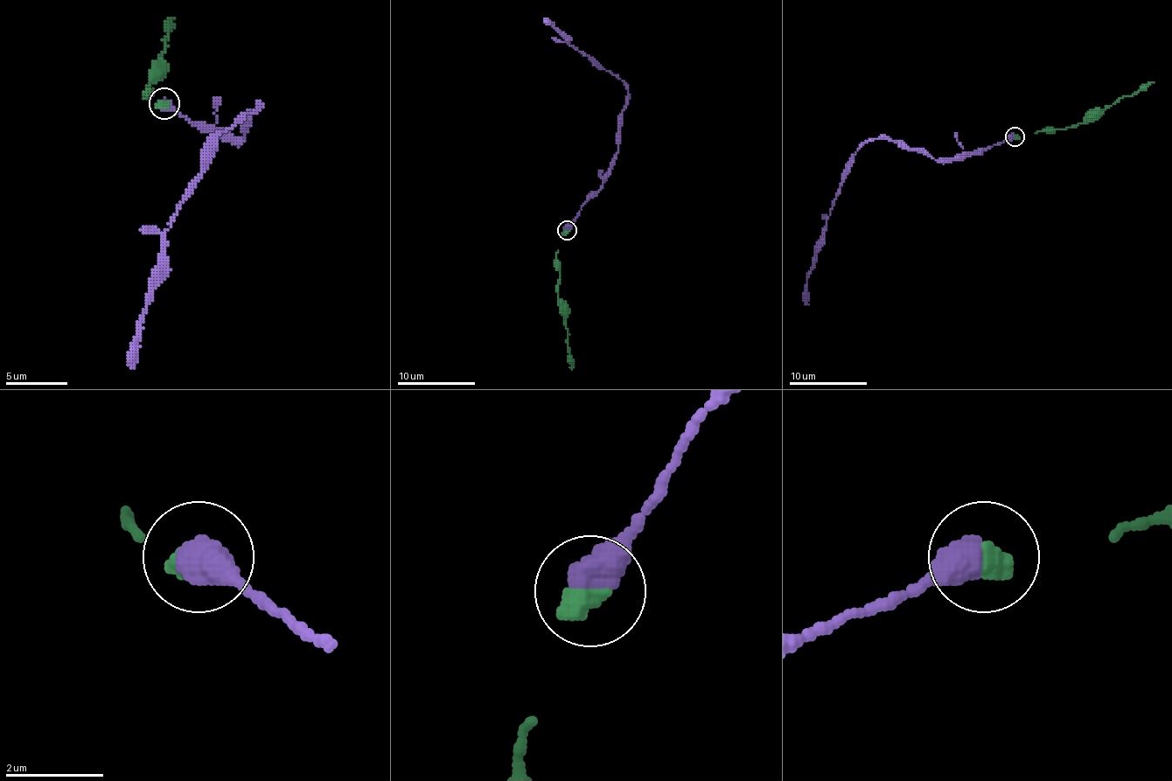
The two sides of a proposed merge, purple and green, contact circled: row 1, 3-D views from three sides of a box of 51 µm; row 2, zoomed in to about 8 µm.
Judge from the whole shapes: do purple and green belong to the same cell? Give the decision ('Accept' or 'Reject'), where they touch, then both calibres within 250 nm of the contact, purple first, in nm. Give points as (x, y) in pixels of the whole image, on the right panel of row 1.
Accept. Place: (1015, 136). Thickness 600 nm (purple) against 500 nm

